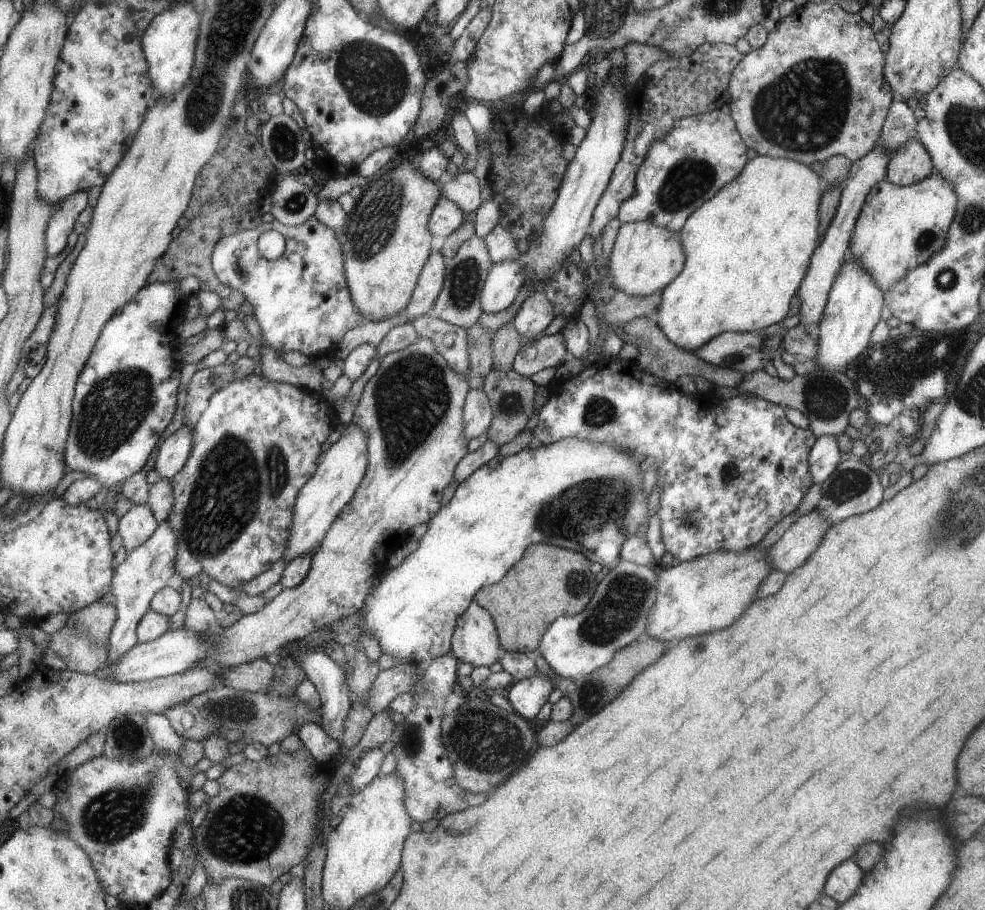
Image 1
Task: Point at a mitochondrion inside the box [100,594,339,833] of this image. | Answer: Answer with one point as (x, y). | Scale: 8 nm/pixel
(127, 738)

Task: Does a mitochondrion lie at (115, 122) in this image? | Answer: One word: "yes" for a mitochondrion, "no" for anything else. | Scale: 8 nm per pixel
no

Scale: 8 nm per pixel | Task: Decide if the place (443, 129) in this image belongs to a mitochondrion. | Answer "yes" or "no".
no

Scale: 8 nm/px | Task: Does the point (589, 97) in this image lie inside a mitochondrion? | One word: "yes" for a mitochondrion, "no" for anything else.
no

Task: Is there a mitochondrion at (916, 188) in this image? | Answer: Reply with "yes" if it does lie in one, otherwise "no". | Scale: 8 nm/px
no

